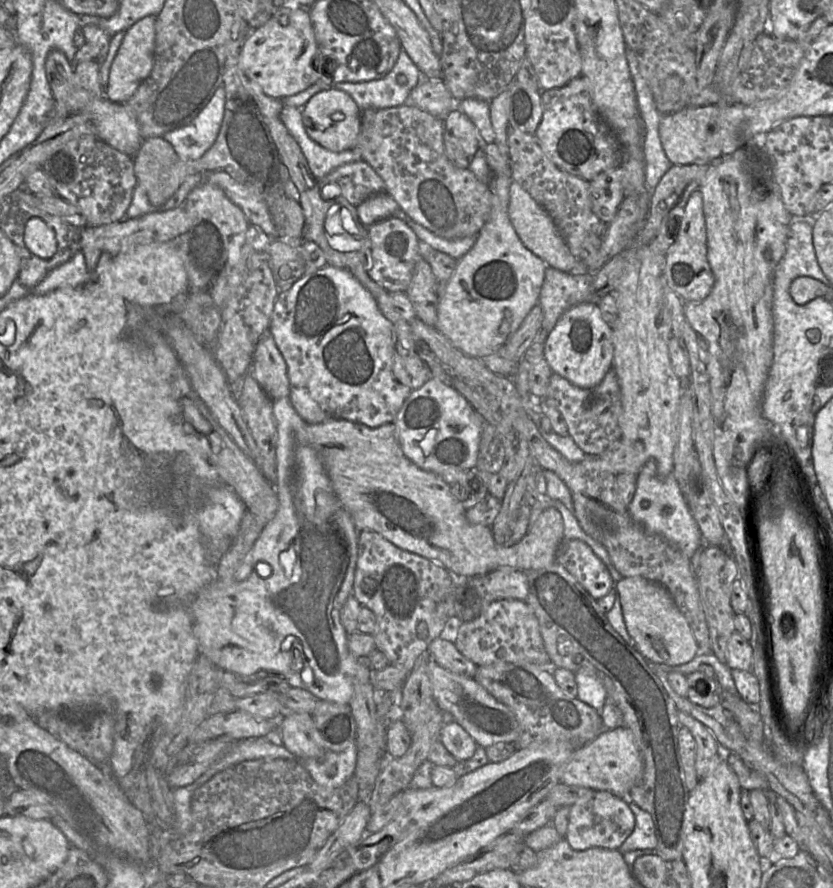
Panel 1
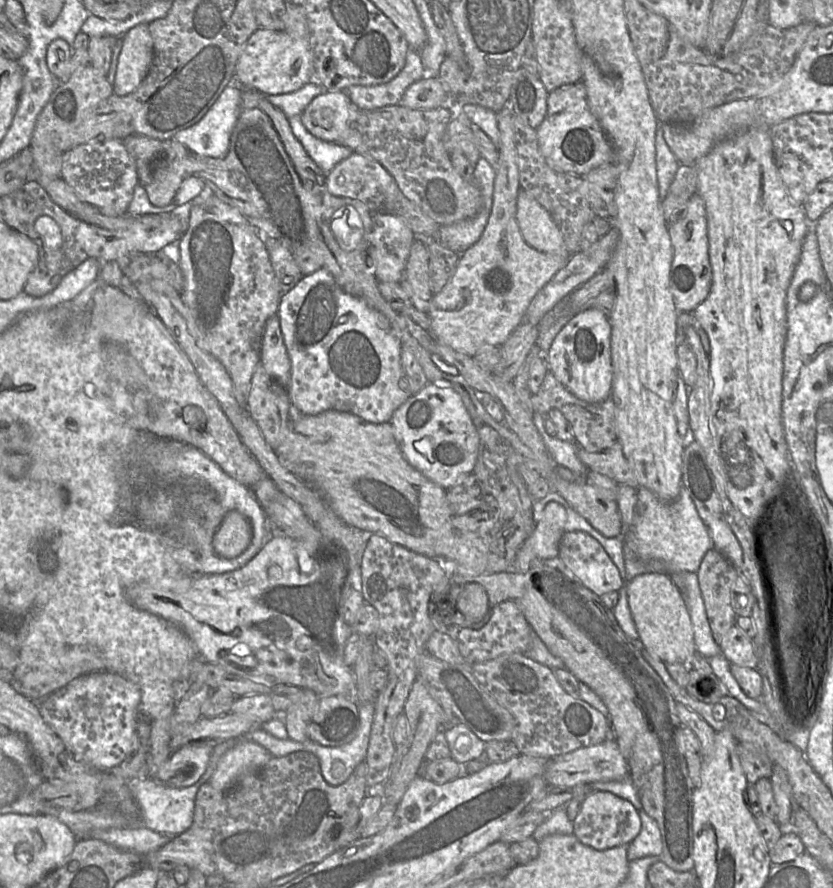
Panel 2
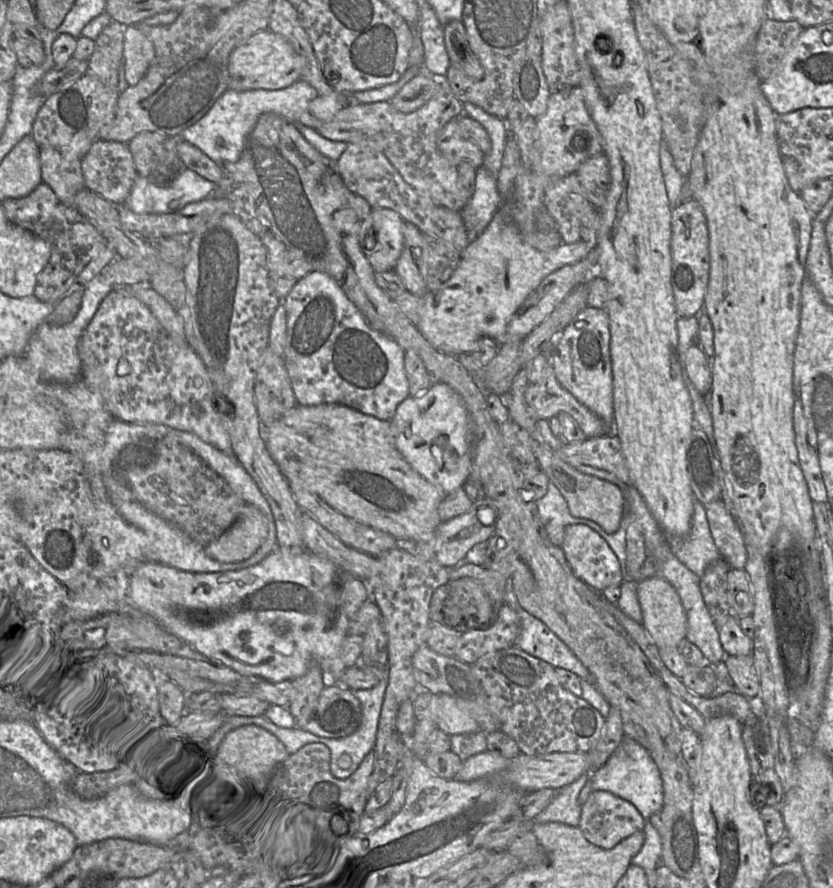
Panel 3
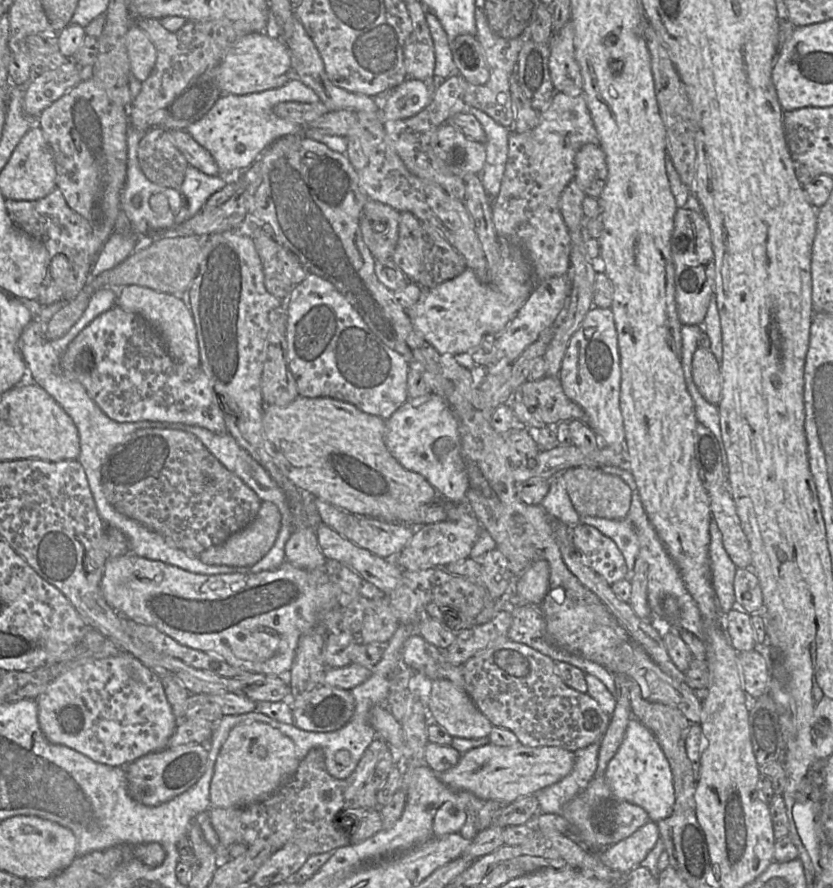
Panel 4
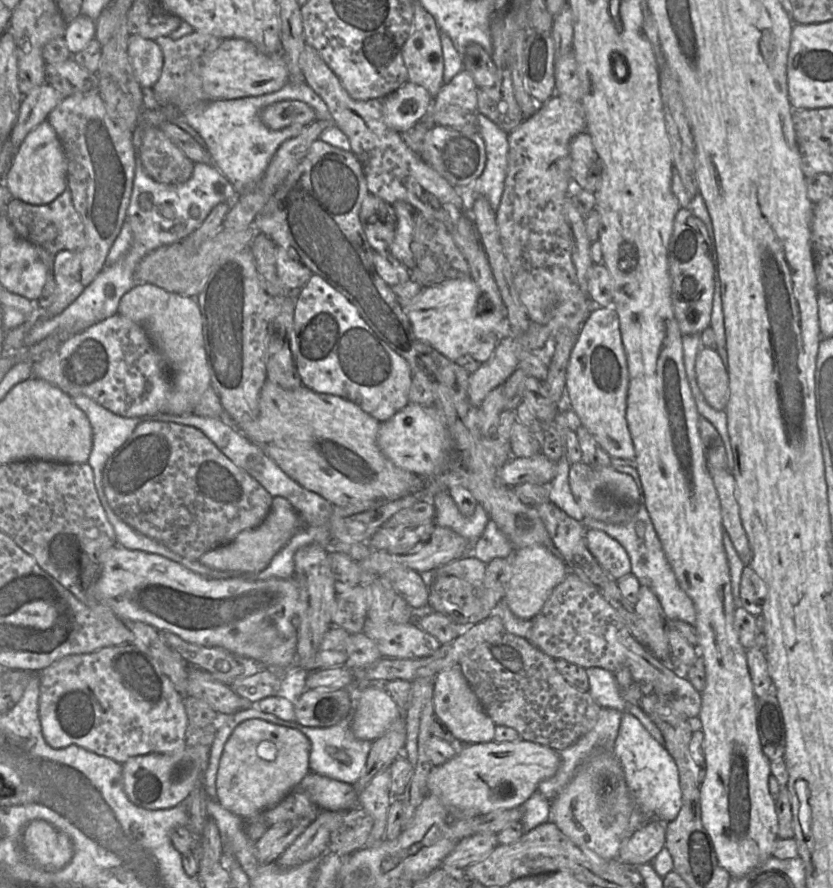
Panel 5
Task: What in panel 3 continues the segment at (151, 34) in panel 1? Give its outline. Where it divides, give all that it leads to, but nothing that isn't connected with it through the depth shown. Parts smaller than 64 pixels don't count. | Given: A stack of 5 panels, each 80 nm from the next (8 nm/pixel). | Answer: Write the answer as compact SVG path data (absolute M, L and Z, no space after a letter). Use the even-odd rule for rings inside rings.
M136 25L124 31L124 77L128 86L135 86L144 77L155 57L152 41Z

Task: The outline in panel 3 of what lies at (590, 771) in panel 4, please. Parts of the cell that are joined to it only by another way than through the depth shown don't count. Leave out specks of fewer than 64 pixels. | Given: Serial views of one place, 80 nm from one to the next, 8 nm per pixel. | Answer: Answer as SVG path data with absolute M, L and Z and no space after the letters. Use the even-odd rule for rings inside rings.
M586 772L574 782L558 789L553 801L534 818L534 822L539 824L560 822L573 827L578 826L582 809L578 797L590 774Z

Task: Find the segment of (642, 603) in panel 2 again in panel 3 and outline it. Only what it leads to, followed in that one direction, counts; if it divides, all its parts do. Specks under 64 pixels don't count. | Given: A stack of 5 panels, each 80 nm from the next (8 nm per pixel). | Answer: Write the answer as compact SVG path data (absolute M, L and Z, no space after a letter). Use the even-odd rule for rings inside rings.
M660 576L643 579L637 584L637 598L641 608L641 624L650 633L658 648L678 647L686 639L687 616L675 588Z

